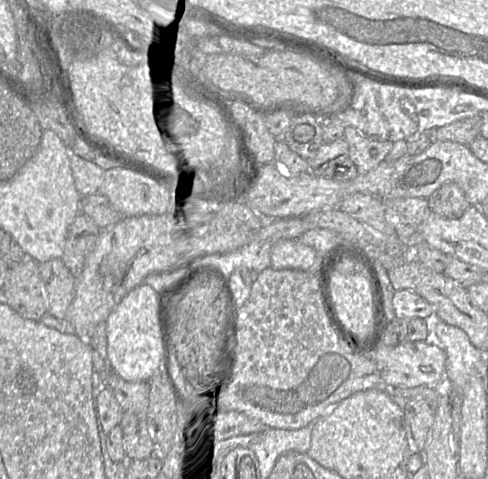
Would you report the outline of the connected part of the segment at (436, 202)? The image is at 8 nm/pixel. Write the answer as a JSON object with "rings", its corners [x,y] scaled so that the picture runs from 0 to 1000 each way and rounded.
{"rings":[[[928,380],[908,384],[875,413],[875,420],[883,443],[918,457],[945,453],[965,430],[949,397]]]}

